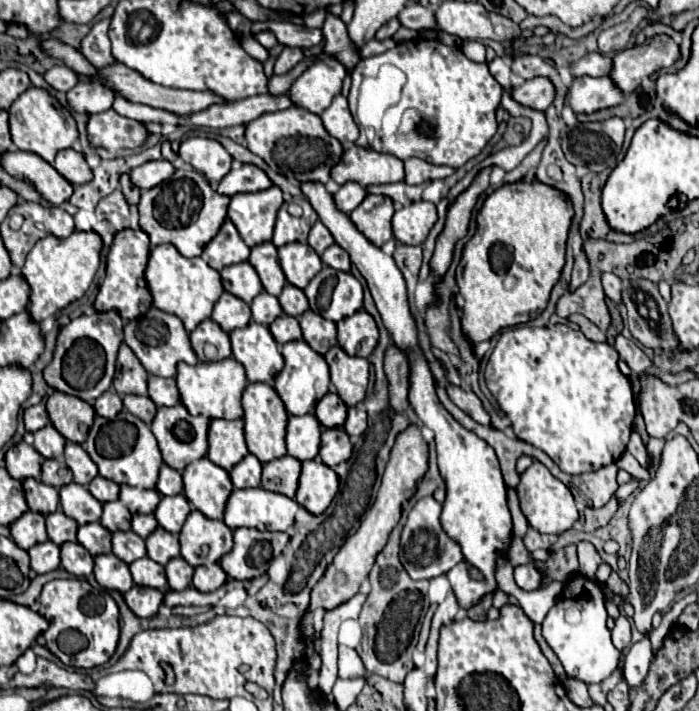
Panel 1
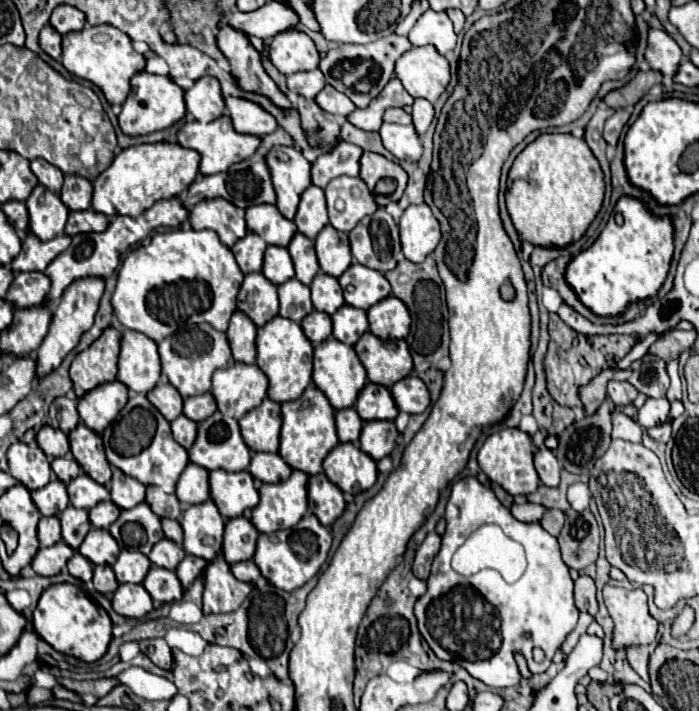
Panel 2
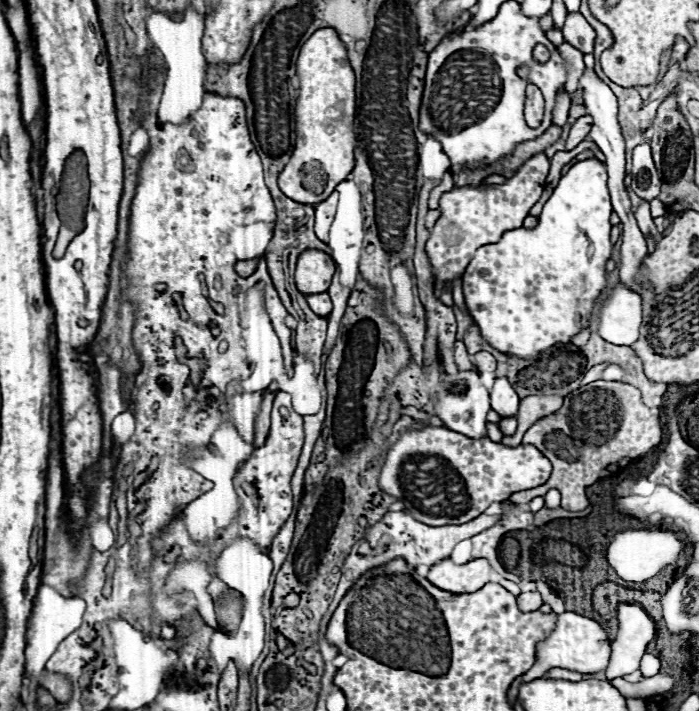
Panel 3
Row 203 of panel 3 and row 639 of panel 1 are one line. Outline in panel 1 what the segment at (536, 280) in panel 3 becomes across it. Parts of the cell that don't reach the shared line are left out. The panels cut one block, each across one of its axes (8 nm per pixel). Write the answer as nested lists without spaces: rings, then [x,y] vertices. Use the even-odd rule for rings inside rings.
[[[576,576],[564,590],[562,598],[552,606],[542,622],[542,634],[560,658],[566,676],[582,680],[586,684],[596,684],[606,680],[618,666],[620,650],[614,648],[610,640],[610,630],[606,628],[606,608],[602,584]]]

